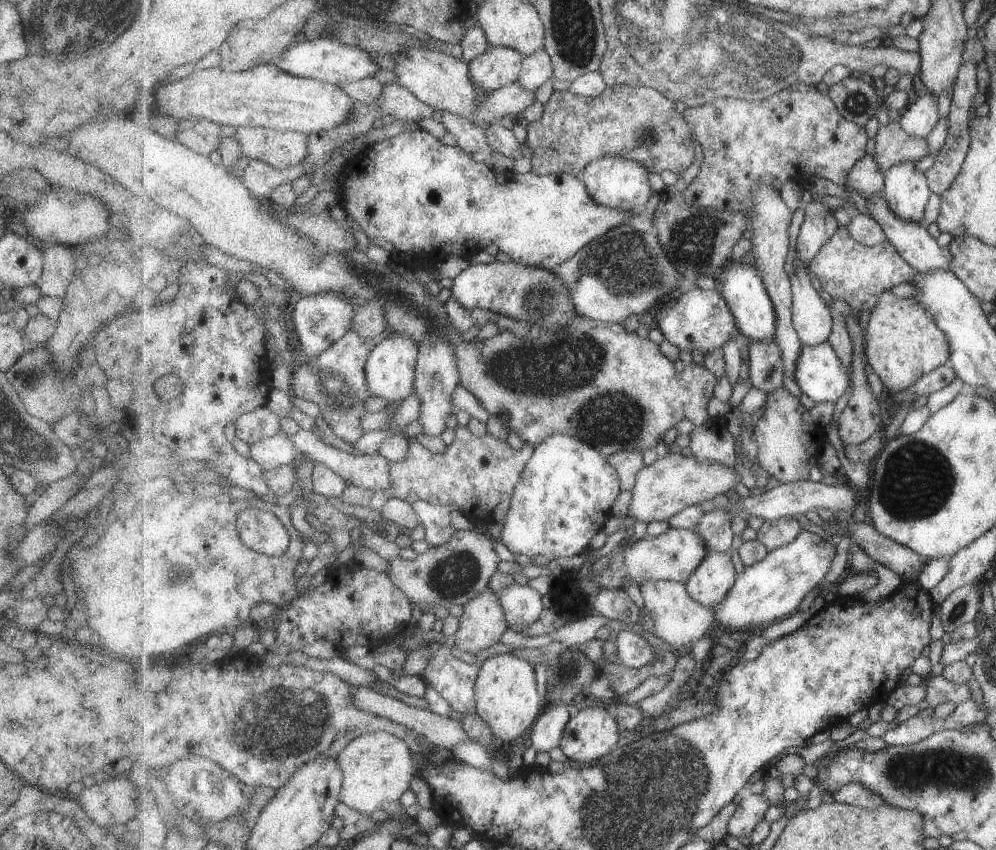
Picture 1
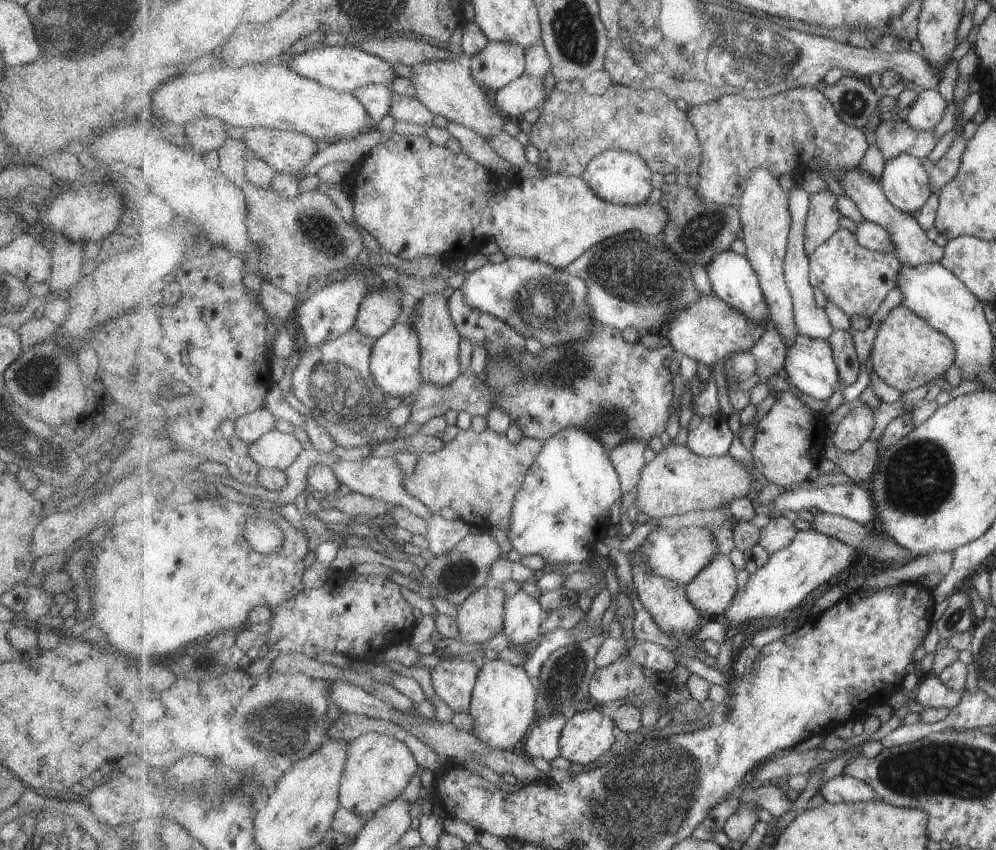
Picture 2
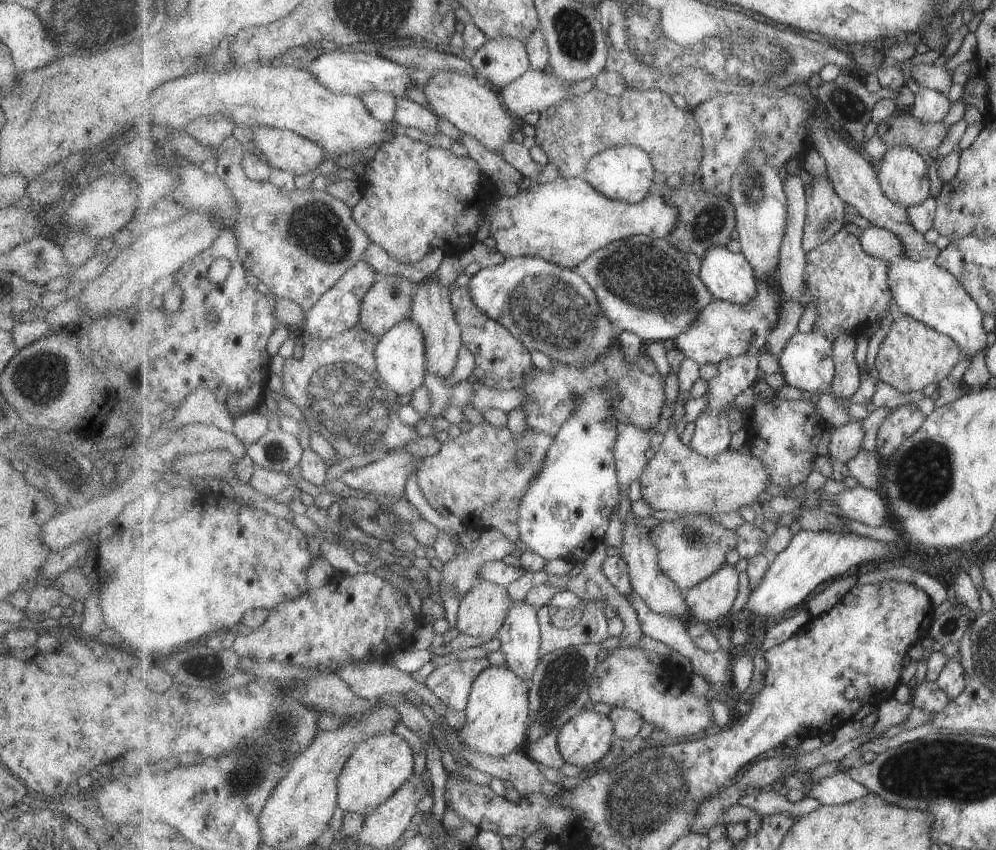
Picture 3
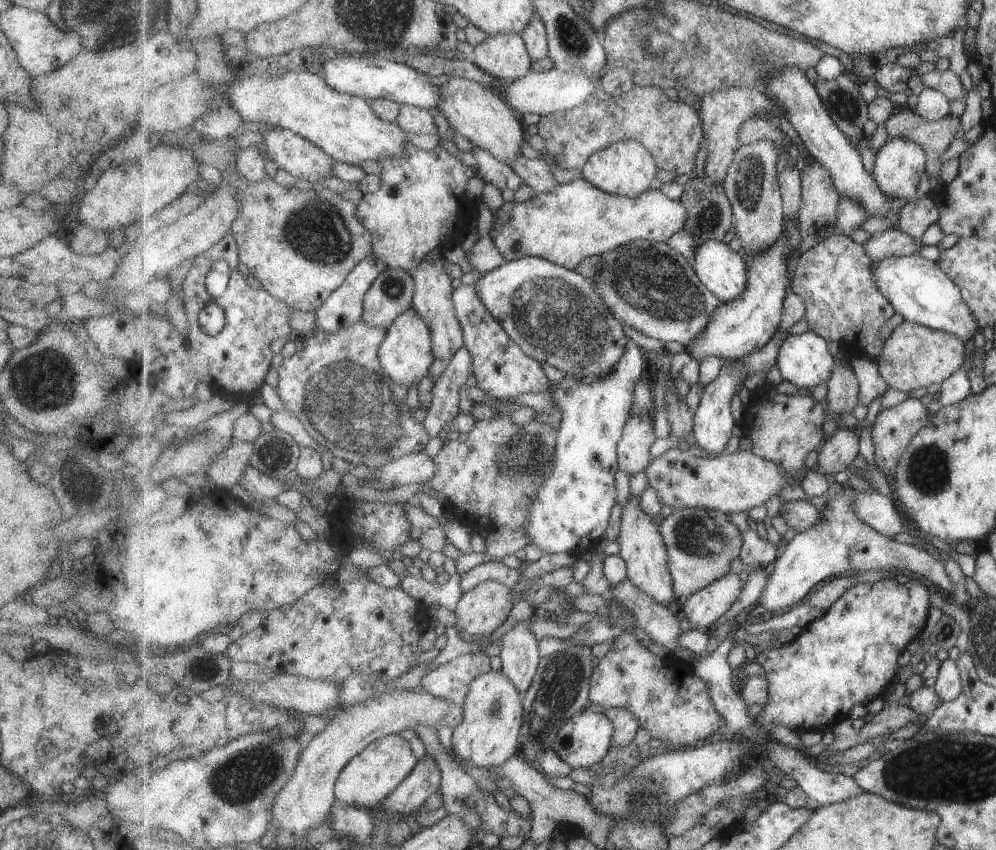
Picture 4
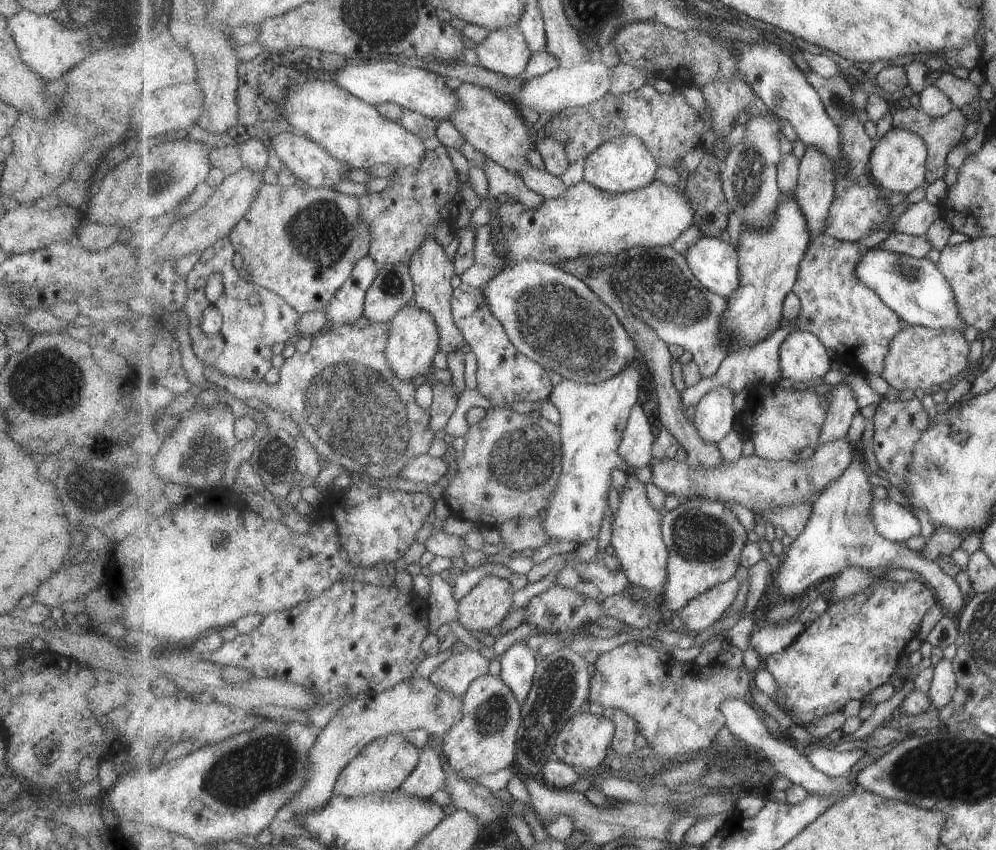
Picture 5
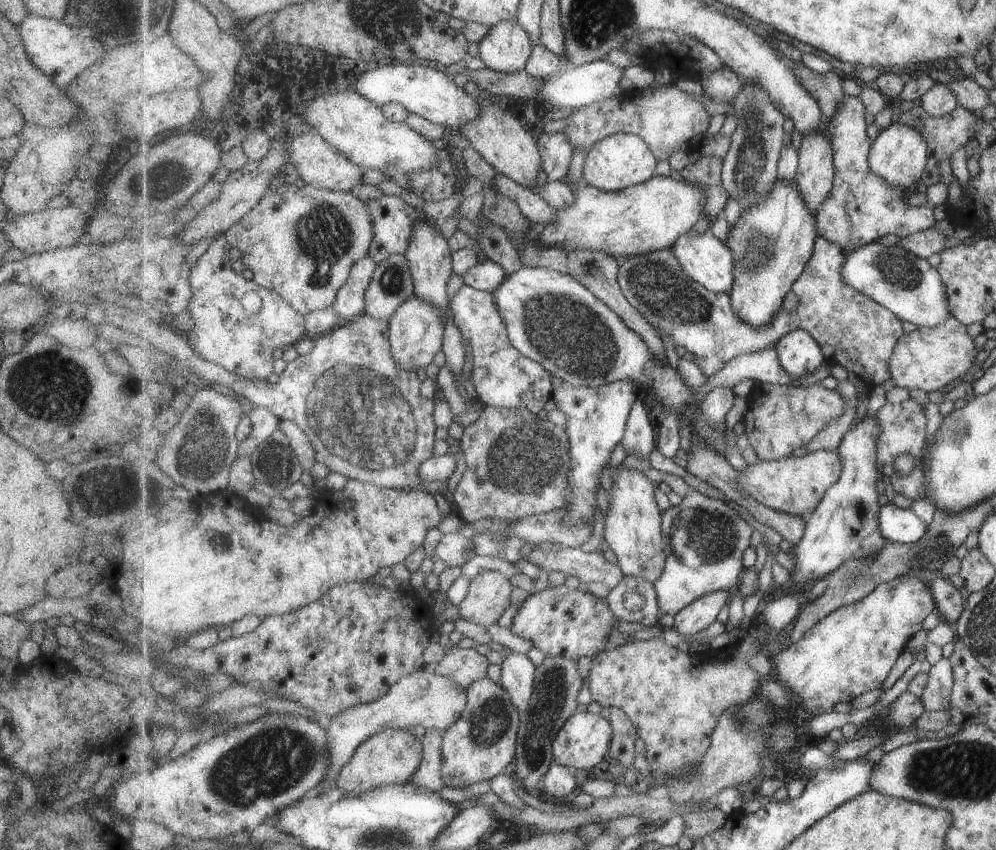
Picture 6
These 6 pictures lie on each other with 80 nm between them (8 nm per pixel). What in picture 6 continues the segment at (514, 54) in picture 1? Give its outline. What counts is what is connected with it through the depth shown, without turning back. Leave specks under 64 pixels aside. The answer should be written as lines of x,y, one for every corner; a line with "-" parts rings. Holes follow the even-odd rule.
518,19
498,22
479,43
479,58
487,68
513,74
526,68
534,40

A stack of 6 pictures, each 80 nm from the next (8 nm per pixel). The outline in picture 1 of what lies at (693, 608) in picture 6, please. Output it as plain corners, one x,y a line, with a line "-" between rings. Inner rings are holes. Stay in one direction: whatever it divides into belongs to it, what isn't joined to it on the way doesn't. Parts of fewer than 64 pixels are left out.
711,552
686,582
690,595
713,610
738,580
729,552

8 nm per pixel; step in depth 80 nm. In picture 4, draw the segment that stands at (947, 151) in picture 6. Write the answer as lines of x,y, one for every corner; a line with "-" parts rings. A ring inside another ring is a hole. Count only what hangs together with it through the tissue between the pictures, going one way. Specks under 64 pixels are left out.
903,110
893,114
885,123
890,138
906,138
923,145
927,164
925,172
930,178
941,178
943,150
949,146
955,132
959,130
959,120
950,114
936,121
921,116
917,110

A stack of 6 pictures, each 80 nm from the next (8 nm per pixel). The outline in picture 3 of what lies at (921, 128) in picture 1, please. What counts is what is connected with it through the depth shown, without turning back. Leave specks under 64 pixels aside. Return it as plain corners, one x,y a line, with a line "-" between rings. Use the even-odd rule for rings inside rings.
923,87
915,95
911,112
923,122
936,123
943,120
949,106
951,103
941,91

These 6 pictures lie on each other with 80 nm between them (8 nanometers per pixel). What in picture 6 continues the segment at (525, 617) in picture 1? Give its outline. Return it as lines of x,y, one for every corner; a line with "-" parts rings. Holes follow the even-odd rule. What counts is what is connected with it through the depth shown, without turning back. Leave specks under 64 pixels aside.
511,652
502,663
499,683
509,691
521,714
530,708
535,692
536,670
535,664
525,654

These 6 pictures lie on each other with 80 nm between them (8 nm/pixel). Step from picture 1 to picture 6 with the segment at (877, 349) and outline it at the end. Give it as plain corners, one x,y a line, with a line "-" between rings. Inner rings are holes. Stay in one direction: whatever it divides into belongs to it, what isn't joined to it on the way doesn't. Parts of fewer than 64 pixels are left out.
950,314
943,322
934,327
917,327
910,333
905,333
891,357
890,367
892,379
899,387
907,389
919,388
926,393
934,390
946,390
945,384
959,378
969,370
977,350
973,340
967,336
965,325

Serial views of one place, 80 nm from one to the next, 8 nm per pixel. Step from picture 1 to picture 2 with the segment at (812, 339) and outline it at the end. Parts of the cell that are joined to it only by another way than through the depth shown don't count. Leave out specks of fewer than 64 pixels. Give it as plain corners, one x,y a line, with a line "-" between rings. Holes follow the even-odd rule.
798,185
791,190
789,197
792,212
792,227
789,233
787,254
784,260
784,273
794,300
794,319
801,335
807,335
814,339
828,339
835,330
831,326
827,310
824,307
817,308
815,290
813,290
813,285
809,282
810,256
804,247
806,220
810,209
810,194

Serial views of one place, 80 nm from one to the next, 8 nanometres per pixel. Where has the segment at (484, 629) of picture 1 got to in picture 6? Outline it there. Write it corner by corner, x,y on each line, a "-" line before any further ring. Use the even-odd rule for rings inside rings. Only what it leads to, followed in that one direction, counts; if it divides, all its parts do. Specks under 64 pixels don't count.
496,570
481,571
472,577
469,592
458,606
460,618
475,624
491,626
511,606
513,584
502,572

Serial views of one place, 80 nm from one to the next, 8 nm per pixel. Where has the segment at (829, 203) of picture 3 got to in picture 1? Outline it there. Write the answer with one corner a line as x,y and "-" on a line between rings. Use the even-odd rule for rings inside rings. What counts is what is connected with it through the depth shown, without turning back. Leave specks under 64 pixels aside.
815,199
807,204
797,238
799,258
807,264
813,261
839,227
835,214
823,201

